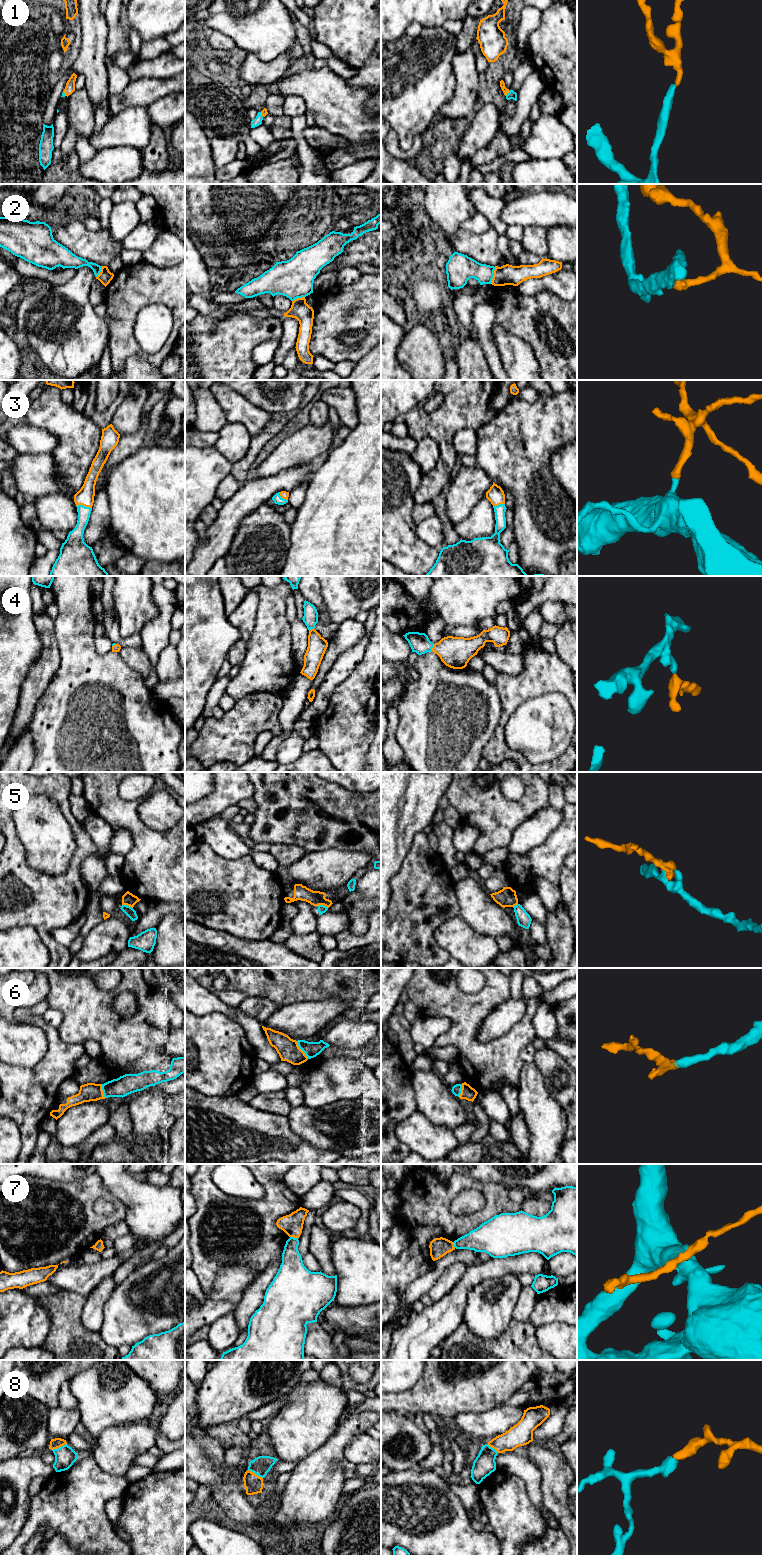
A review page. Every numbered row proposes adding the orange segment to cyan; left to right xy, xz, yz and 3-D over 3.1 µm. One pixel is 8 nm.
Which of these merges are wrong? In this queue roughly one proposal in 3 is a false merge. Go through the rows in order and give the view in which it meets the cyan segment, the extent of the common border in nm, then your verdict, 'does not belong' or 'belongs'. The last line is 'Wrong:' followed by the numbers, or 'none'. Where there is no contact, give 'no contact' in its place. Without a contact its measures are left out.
1: yz | 60 nm | belongs
2: yz | 140 nm | does not belong
3: xy | 130 nm | belongs
4: yz | 70 nm | belongs
5: xy | 90 nm | does not belong
6: xz | 170 nm | belongs
7: xz | 70 nm | does not belong
8: xy | 130 nm | belongs
Wrong: 2, 5, 7

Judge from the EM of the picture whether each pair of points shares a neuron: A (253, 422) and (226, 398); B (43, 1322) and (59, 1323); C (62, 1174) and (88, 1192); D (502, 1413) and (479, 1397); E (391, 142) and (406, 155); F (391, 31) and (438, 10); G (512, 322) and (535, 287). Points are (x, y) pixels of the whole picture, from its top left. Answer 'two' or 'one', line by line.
A: one
B: two
C: two
D: two
E: one
F: one
G: two

